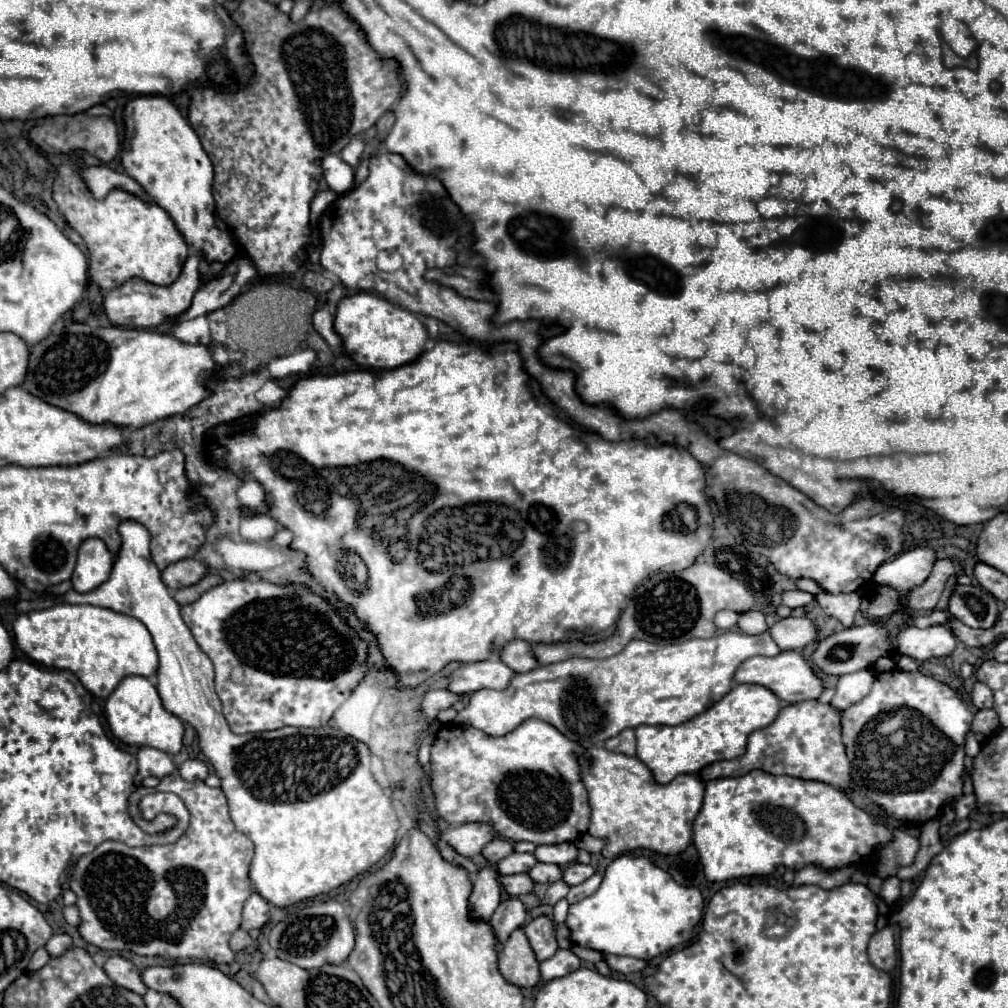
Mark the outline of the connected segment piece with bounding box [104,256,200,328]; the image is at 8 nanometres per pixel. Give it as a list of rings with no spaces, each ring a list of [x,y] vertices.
[[[188,256],[178,280],[172,282],[170,286],[156,286],[142,278],[132,278],[114,290],[108,290],[104,294],[106,318],[110,320],[110,324],[122,326],[122,328],[158,328],[160,324],[164,324],[166,318],[182,314],[184,310],[190,308],[192,296],[200,286],[198,264],[200,264],[198,256]]]

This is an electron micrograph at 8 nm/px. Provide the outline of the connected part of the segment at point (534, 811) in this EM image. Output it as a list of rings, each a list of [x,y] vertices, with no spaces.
[[[528,718],[506,736],[488,736],[472,726],[442,724],[430,752],[430,788],[438,816],[448,824],[484,822],[506,840],[526,840],[534,844],[576,842],[586,834],[590,822],[588,794],[578,774],[578,754],[584,748],[568,740],[552,724]]]

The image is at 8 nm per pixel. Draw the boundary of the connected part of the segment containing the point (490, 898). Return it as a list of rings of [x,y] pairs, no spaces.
[[[482,868],[474,880],[470,894],[470,920],[488,922],[500,904],[500,882],[498,872],[492,868]]]

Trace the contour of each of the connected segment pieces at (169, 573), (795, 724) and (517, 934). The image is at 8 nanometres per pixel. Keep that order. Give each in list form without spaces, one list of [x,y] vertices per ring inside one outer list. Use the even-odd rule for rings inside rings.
[[[188,558],[188,560],[180,560],[176,564],[170,564],[164,572],[162,572],[162,582],[172,588],[172,590],[178,590],[178,588],[186,588],[186,586],[192,586],[196,584],[198,580],[202,580],[202,576],[206,576],[206,566],[194,558]]]
[[[818,700],[790,704],[780,710],[774,724],[750,734],[748,750],[744,756],[714,762],[706,766],[700,776],[706,782],[716,778],[742,776],[750,770],[760,768],[770,774],[788,774],[804,780],[818,780],[844,790],[850,786],[850,762],[840,740],[840,716],[842,714],[830,704],[820,704]]]
[[[522,928],[514,930],[498,954],[500,974],[518,988],[534,988],[540,980],[540,962],[536,960]]]

